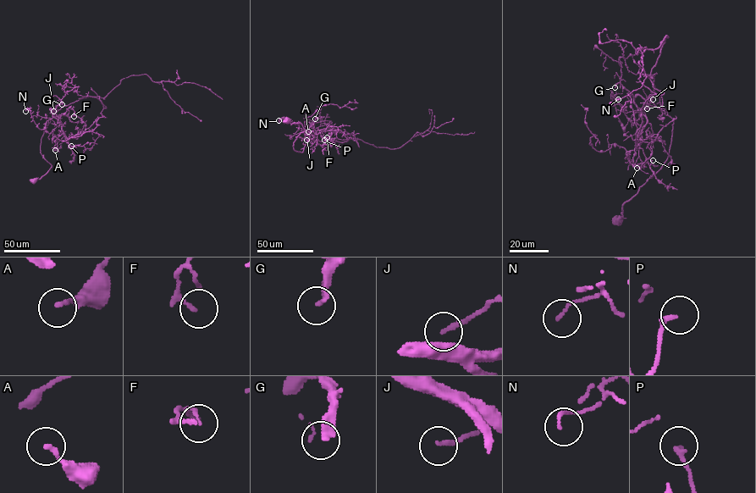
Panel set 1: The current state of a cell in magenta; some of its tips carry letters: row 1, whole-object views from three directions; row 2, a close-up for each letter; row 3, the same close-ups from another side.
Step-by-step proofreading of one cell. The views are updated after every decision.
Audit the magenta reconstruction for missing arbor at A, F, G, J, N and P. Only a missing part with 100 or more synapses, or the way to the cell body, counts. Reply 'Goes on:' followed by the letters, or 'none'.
Goes on: G

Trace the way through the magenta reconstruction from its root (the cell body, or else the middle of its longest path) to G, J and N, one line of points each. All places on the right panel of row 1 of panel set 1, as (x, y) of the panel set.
G: (617, 218), (625, 218), (622, 205), (666, 159), (673, 120), (640, 96), (633, 98), (619, 82), (615, 87)
J: (617, 218), (625, 218), (622, 205), (662, 166), (668, 156), (673, 120), (650, 102), (651, 96), (653, 99)
N: (617, 218), (666, 159), (673, 124), (637, 95), (624, 131), (612, 102), (618, 99)

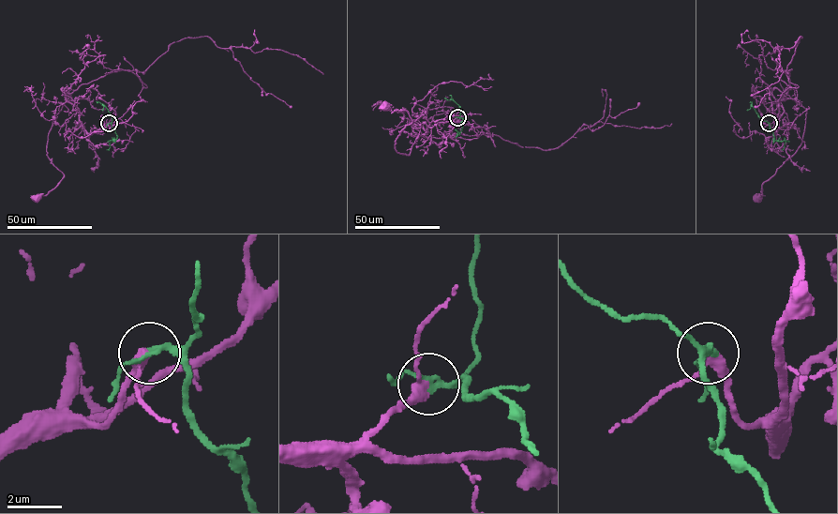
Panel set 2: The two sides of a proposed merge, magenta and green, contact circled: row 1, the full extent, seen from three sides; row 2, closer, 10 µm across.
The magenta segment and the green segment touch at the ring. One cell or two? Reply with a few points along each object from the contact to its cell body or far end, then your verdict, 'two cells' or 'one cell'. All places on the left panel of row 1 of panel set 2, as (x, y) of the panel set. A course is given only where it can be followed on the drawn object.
course magenta (109, 123), (88, 132), (62, 89), (70, 97), (53, 121), (47, 156), (64, 176), (38, 196); course green (109, 123), (117, 138), (110, 142), (106, 149); one cell

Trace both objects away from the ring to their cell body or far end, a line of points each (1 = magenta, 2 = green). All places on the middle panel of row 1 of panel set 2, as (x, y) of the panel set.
1: (457, 117), (427, 131), (411, 120), (418, 138), (406, 155), (396, 150), (395, 140), (412, 119), (387, 106)
2: (457, 117), (465, 122), (460, 132), (455, 129)

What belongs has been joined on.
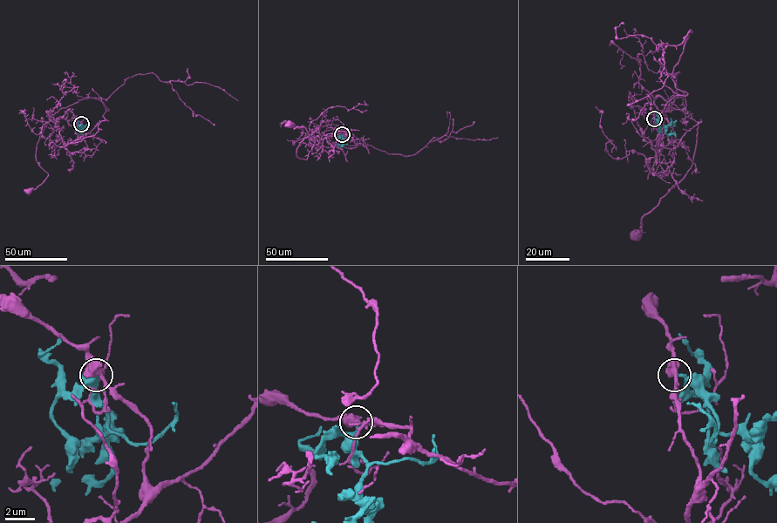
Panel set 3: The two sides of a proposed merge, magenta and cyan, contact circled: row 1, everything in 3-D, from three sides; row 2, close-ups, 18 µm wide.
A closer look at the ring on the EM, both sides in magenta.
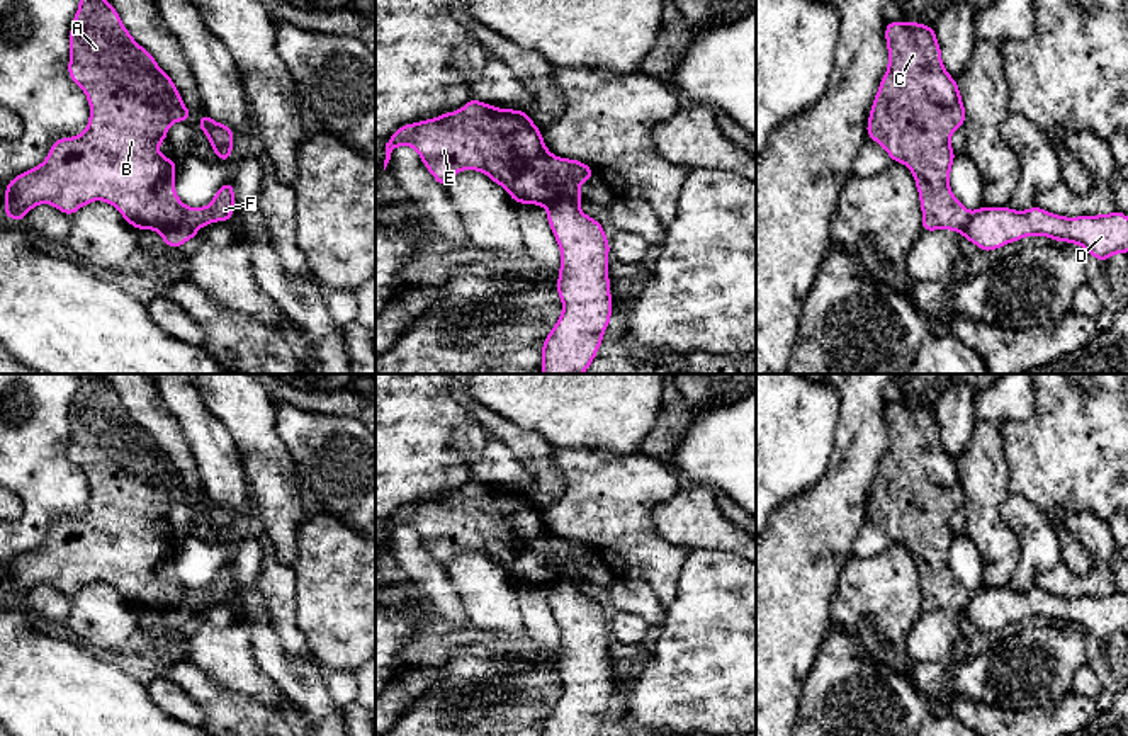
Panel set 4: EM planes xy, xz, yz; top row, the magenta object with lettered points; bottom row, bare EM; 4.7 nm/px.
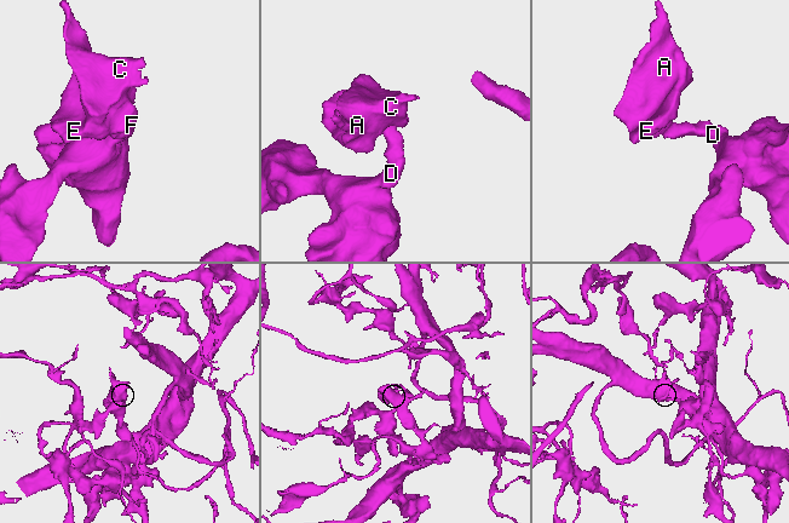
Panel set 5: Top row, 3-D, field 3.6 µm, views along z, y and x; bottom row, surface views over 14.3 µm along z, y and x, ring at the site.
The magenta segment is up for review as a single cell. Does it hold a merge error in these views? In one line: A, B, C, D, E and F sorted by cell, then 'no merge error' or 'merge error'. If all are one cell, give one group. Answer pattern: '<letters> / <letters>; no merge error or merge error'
A B C E F / D; merge error

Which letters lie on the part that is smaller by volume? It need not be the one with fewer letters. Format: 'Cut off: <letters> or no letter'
Cut off: A, B, C, E, F

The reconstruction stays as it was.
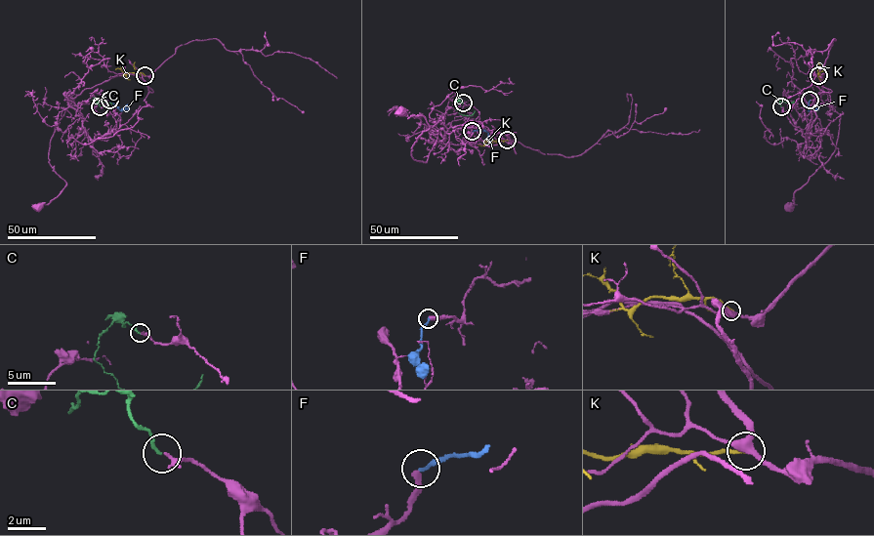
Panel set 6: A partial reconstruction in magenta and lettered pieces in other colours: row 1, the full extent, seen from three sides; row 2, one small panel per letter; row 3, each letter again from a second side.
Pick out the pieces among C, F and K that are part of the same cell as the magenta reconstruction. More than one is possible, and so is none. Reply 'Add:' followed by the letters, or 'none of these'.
Add: C

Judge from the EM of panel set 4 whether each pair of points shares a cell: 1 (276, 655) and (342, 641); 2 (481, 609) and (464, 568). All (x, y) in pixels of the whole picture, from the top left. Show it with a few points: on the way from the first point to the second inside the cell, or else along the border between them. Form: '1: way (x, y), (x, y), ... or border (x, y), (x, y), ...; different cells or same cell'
1: border (315, 662), (325, 672); different cells
2: way (481, 599), (481, 585), (474, 578); same cell

